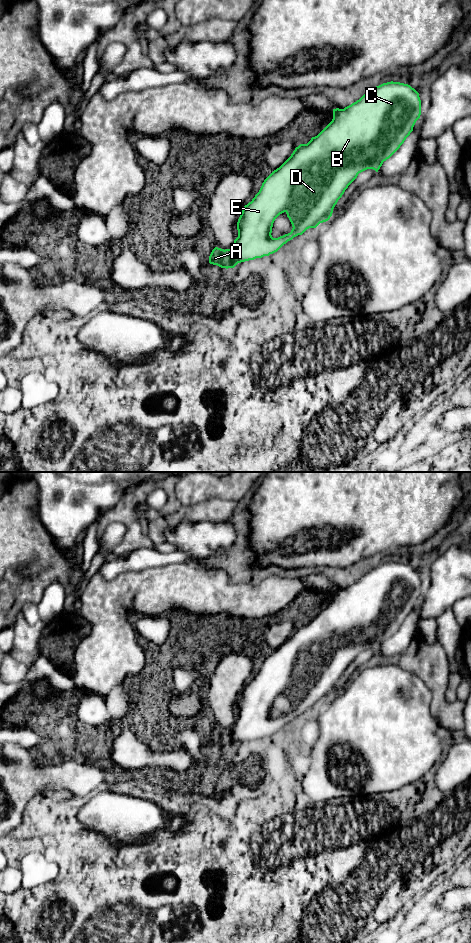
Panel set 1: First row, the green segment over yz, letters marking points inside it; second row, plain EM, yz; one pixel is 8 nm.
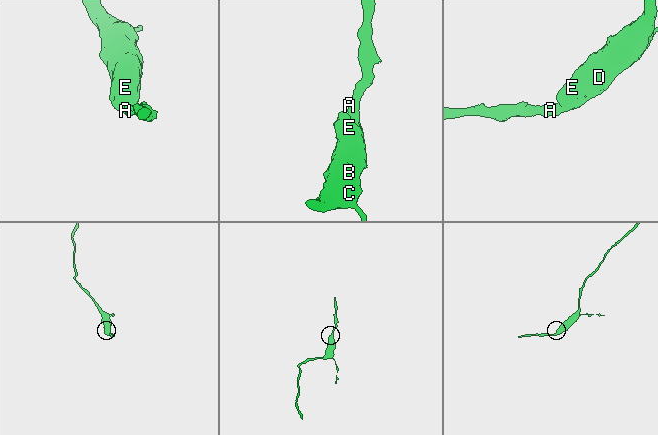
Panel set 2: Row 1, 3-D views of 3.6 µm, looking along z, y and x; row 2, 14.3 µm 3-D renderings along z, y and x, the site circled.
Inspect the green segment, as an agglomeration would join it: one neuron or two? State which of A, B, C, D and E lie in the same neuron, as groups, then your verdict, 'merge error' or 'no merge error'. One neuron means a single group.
A B C D E | no merge error

